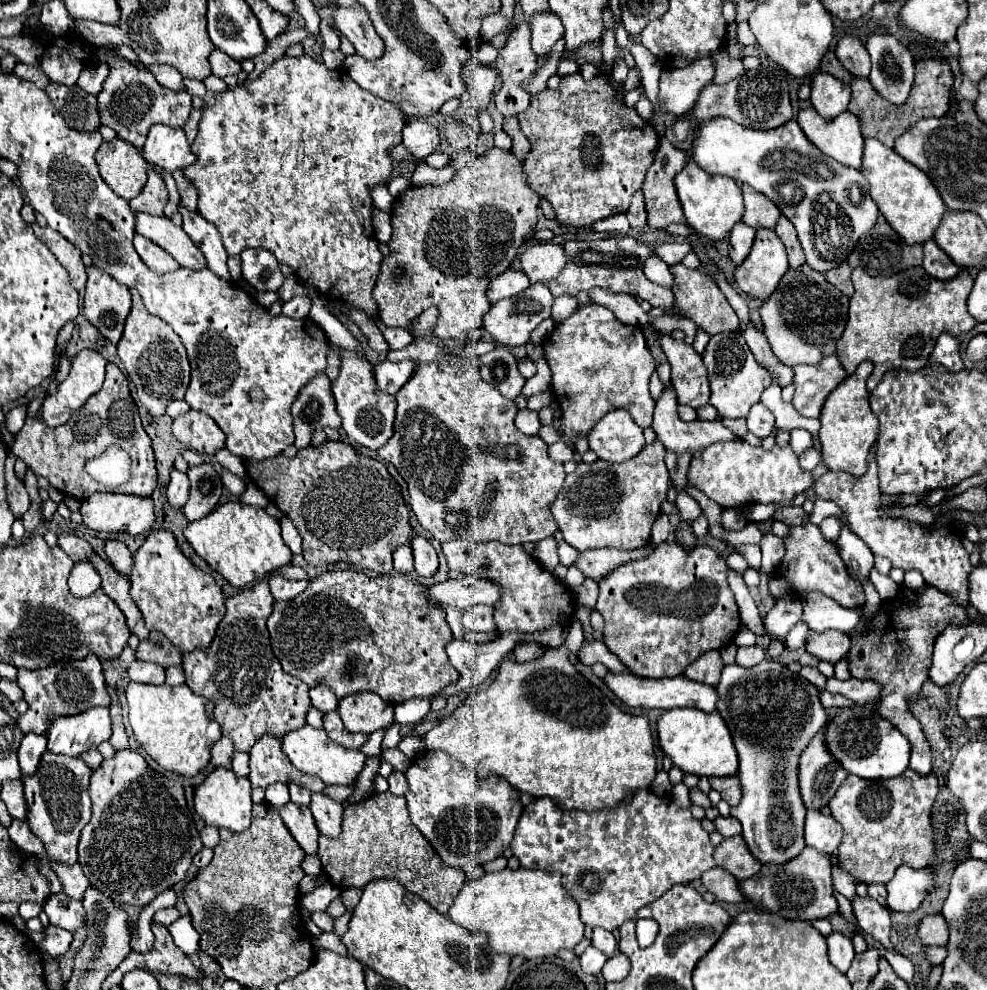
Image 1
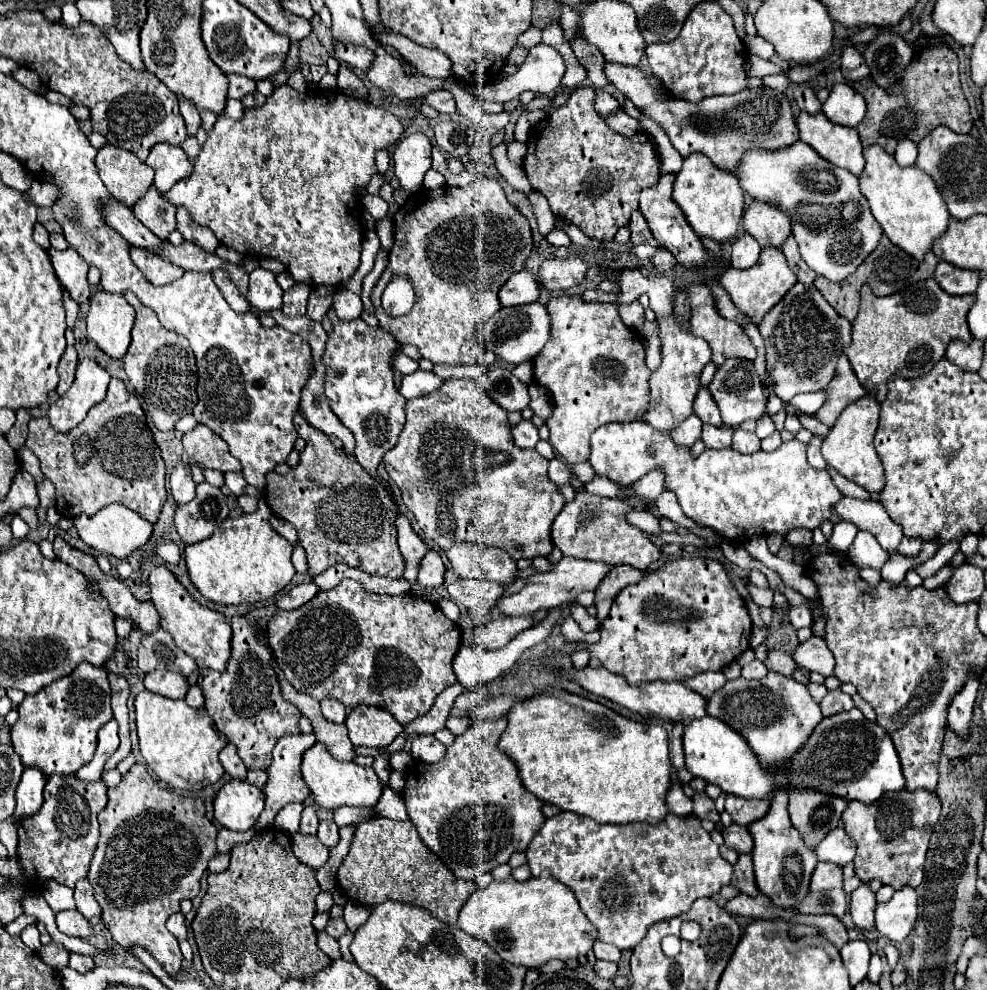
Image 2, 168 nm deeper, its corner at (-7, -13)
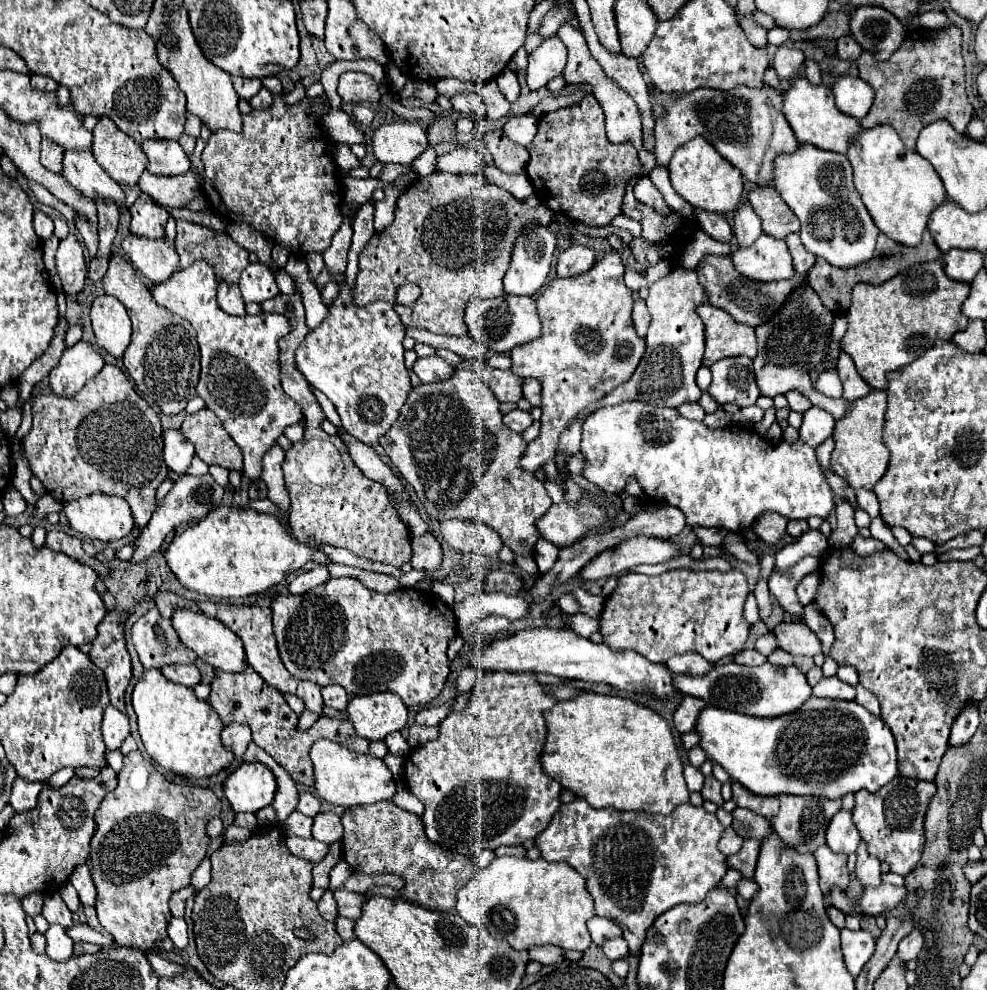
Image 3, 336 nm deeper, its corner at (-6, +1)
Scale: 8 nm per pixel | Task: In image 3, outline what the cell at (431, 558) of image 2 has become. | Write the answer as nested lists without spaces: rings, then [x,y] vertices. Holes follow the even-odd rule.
[[[431,532],[419,538],[411,538],[411,548],[413,548],[411,566],[415,570],[425,570],[425,572],[439,570],[443,562],[443,550]]]

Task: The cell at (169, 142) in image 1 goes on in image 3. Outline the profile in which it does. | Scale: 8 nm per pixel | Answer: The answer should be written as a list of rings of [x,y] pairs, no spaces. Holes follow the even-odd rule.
[[[147,140],[143,152],[149,158],[147,170],[161,176],[177,176],[191,168],[191,160],[177,140]]]

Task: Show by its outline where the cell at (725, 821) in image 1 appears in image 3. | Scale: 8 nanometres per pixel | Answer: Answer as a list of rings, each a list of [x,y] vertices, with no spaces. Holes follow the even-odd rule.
[[[735,808],[731,828],[745,840],[747,838],[763,840],[769,832],[769,820],[751,812],[751,810],[747,810],[747,808]]]

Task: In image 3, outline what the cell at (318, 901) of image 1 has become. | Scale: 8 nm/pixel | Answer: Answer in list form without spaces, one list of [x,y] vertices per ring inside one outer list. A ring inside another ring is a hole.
[[[325,892],[323,898],[317,902],[319,906],[319,914],[323,914],[327,918],[327,922],[335,922],[337,918],[337,904],[335,904],[335,898],[333,898],[333,892]]]

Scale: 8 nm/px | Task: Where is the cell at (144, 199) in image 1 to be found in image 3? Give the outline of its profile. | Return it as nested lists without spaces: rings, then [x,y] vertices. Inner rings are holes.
[[[141,192],[135,204],[131,206],[131,232],[147,238],[163,238],[165,224],[169,220],[169,212],[155,202],[149,194]]]

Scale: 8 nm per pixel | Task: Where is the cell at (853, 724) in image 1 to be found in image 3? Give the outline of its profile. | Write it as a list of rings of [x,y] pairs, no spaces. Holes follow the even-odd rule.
[[[811,698],[799,710],[783,718],[751,718],[739,712],[705,706],[699,712],[695,732],[699,734],[699,746],[705,750],[707,760],[719,764],[733,780],[741,782],[747,790],[759,796],[779,794],[807,794],[841,798],[861,788],[875,792],[899,774],[897,750],[889,726],[881,716],[873,716],[861,704],[853,700],[827,700]]]

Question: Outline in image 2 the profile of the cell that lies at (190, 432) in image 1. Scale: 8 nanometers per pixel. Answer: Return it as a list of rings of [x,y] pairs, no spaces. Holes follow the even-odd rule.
[[[198,424],[192,432],[184,434],[184,450],[202,468],[220,472],[238,472],[240,462],[228,452],[228,444],[220,440],[212,430]]]

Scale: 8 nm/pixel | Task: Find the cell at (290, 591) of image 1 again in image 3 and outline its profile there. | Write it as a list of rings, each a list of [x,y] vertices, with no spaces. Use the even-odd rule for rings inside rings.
[[[317,566],[317,568],[313,568],[313,570],[307,570],[307,572],[297,574],[297,576],[291,580],[291,584],[289,584],[289,592],[291,592],[291,594],[303,594],[303,592],[307,592],[307,590],[323,584],[327,578],[329,578],[327,568]]]

